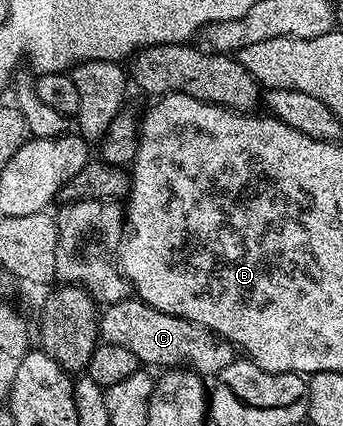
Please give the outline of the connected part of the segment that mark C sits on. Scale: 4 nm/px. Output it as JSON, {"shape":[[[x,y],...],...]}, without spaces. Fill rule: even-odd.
{"shape":[[[127,296],[119,302],[109,303],[101,311],[98,332],[102,342],[120,344],[120,348],[128,348],[128,352],[132,352],[132,356],[136,356],[139,363],[147,367],[185,368],[203,376],[218,376],[236,357],[234,345],[220,335],[213,334],[208,328],[192,320],[160,312],[137,296]]]}

